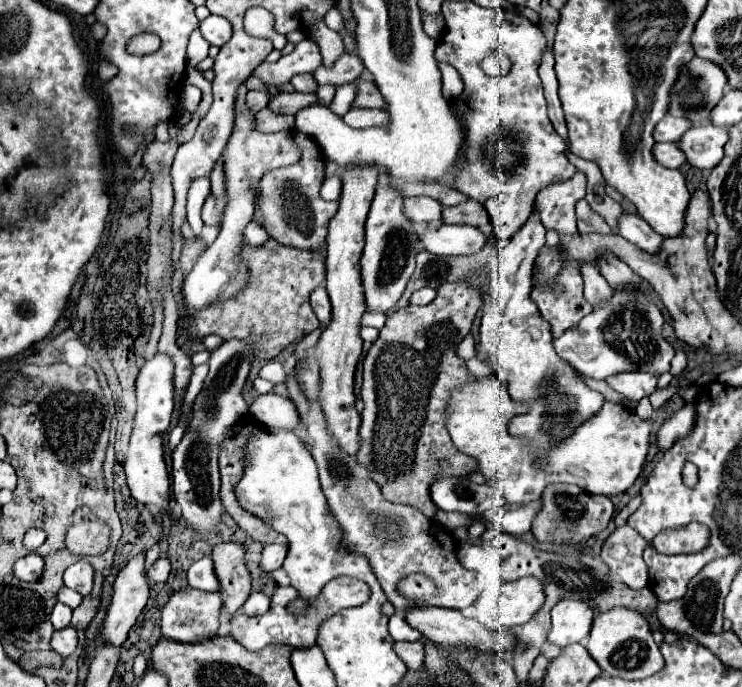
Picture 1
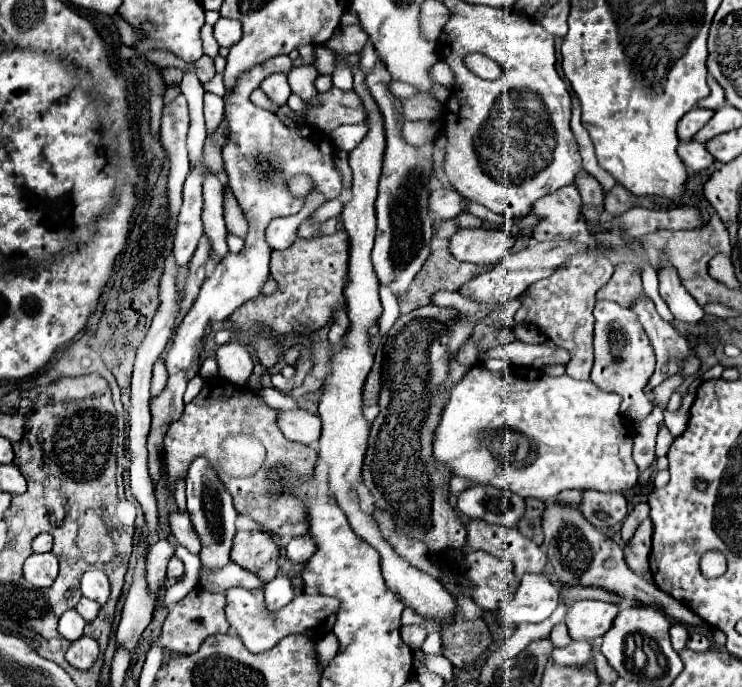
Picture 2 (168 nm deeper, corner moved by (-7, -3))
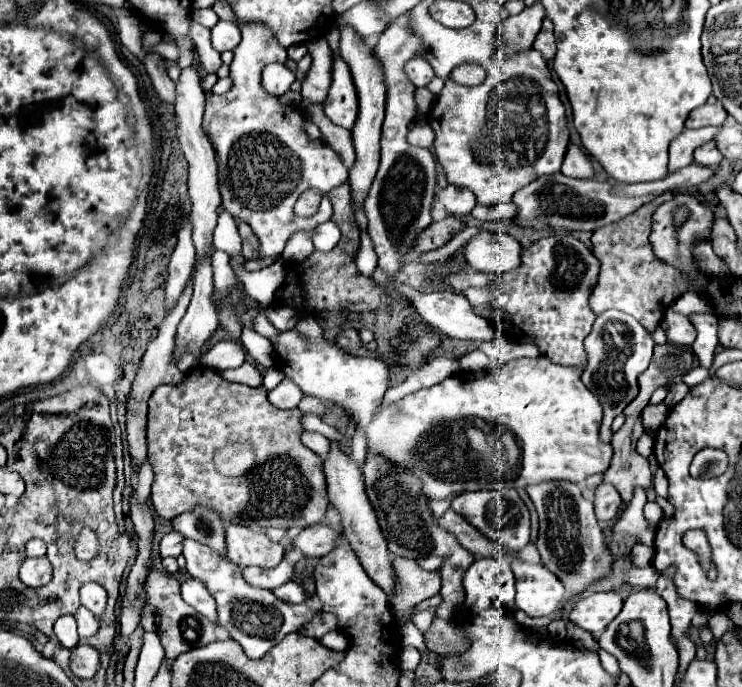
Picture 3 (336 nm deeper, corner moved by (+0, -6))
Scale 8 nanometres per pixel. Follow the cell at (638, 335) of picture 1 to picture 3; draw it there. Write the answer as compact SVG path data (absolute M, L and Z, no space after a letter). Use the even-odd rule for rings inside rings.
M471 351L471 353L463 355L463 357L459 357L459 365L465 371L471 371L473 373L481 371L488 366L487 355L482 351Z

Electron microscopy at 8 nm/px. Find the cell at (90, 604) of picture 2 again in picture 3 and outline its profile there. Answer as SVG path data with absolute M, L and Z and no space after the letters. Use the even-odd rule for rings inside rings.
M79 607L75 619L77 619L77 623L79 623L79 637L93 637L93 635L97 633L99 621L97 621L97 617L95 617L89 609Z

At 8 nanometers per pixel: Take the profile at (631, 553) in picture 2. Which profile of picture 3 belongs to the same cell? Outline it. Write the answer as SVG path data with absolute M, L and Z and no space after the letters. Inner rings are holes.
M649 501L649 503L645 505L645 519L647 519L649 523L657 525L657 523L661 521L661 515L663 515L663 509L661 509L655 501Z

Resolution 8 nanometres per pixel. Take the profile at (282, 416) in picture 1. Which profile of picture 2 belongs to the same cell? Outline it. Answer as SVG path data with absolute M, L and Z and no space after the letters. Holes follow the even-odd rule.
M278 410L278 428L288 440L312 444L320 438L320 418L308 410Z

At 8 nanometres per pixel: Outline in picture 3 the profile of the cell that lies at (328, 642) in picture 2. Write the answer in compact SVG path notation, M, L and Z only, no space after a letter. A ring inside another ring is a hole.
M335 629L335 631L325 633L325 635L321 637L321 643L323 643L325 647L329 647L329 649L347 649L347 647L349 647L349 637L347 637L343 631Z

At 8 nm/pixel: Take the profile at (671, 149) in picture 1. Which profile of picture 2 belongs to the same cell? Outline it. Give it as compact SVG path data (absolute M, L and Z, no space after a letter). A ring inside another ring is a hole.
M690 140L690 142L680 142L678 148L676 148L680 160L684 162L686 168L690 168L690 172L702 172L706 170L708 166L714 164L712 156L706 152L704 144L696 142L696 140Z

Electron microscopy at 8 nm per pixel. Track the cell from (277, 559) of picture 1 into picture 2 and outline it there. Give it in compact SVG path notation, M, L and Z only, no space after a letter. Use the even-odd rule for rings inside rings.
M298 536L286 544L286 558L292 562L304 564L312 556L314 550L316 550L316 546L314 546L314 540L310 536Z

